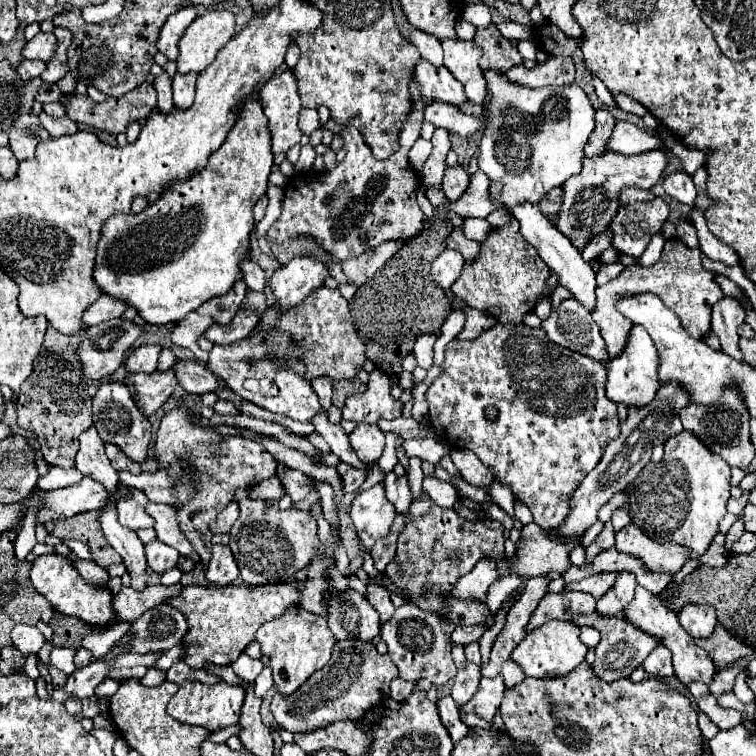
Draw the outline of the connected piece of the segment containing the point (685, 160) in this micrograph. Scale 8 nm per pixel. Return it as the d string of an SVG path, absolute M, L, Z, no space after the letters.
M659 127L659 135L665 137L667 149L669 149L675 157L681 159L681 163L683 163L683 167L685 167L685 171L687 171L689 175L693 175L699 167L705 165L705 161L707 161L707 153L705 153L705 151L689 149L689 147L685 147L683 143L675 143L675 141L671 139L671 135L663 131L663 127Z

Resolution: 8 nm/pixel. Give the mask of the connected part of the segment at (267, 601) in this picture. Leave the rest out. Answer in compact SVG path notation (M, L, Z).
M269 583L259 587L245 587L245 585L241 587L235 587L235 585L183 587L177 597L171 597L165 601L173 609L185 613L185 619L189 625L181 641L181 649L183 649L181 661L185 661L191 669L203 669L205 663L231 665L233 661L237 661L243 649L255 639L257 629L265 621L273 621L281 617L281 613L285 613L289 605L297 605L299 597L301 593L289 583Z

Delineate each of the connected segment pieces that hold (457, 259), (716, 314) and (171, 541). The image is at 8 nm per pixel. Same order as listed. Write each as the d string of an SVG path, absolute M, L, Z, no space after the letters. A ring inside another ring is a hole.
M445 249L431 265L431 277L435 279L435 283L443 289L449 291L449 287L461 277L461 269L463 269L465 261L461 257L461 253L453 251L453 249Z
M723 297L712 307L711 332L721 341L721 351L743 363L737 327L745 323L745 309L733 297Z
M147 503L145 507L145 513L149 517L153 517L155 525L155 533L157 533L157 539L173 549L177 549L181 555L189 557L189 551L191 551L191 545L187 541L187 537L181 533L181 529L177 529L177 519L175 519L175 509L171 505L165 505L165 503Z

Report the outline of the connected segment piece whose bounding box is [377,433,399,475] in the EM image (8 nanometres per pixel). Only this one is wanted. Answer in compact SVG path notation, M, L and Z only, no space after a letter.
M389 433L387 435L387 445L385 445L385 451L381 455L381 459L377 461L379 469L383 471L383 475L387 475L389 471L393 471L393 467L397 465L397 455L395 455L395 441L397 441L397 433Z

